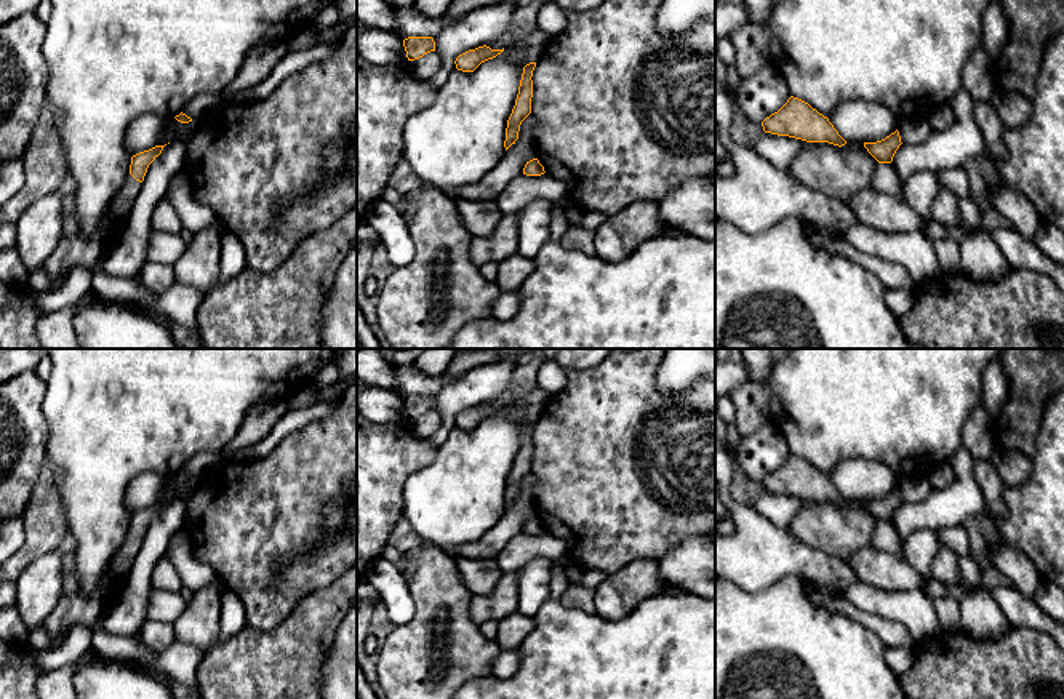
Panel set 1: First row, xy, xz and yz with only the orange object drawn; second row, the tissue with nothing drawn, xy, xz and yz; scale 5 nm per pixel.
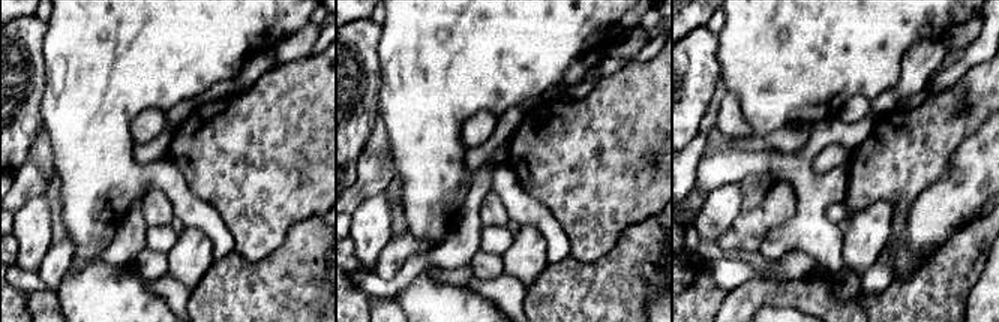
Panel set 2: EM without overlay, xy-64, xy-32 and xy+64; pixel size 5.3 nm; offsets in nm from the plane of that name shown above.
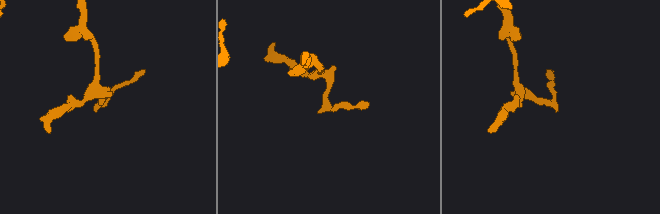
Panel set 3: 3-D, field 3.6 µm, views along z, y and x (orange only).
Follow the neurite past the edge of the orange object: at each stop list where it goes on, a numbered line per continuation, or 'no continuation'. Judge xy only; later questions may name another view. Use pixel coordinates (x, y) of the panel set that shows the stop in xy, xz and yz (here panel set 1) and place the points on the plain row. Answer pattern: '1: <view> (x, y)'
1: xy (127, 555)

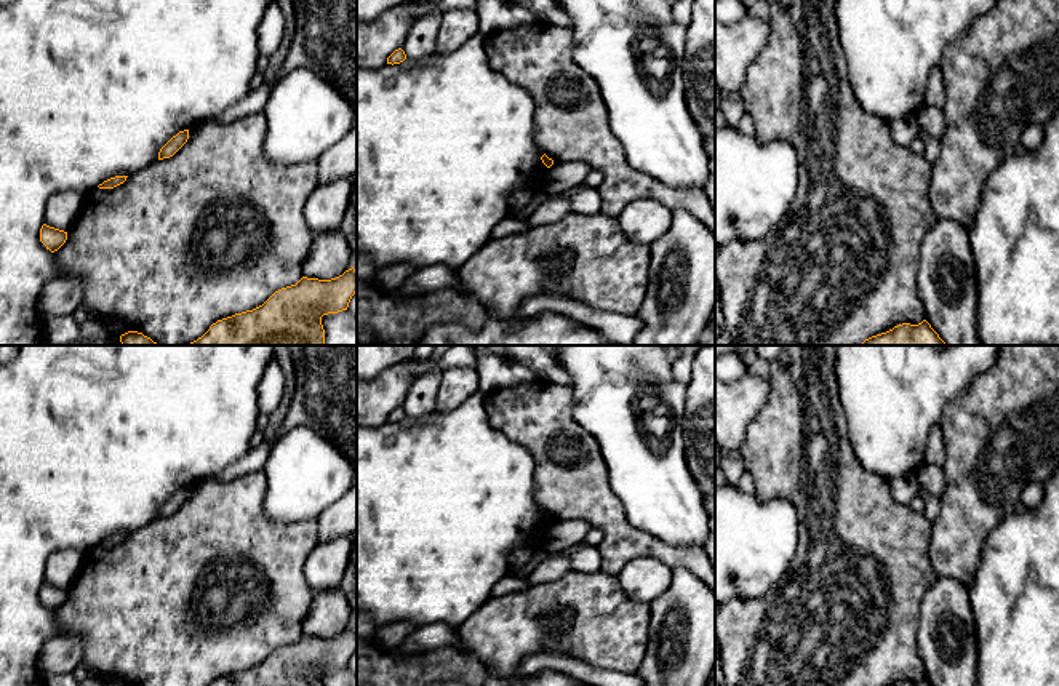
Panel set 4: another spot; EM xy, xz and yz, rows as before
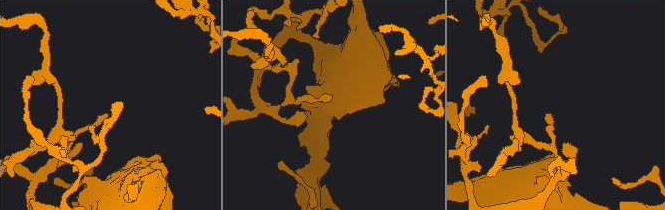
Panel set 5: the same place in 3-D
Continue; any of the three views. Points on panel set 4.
no continuation

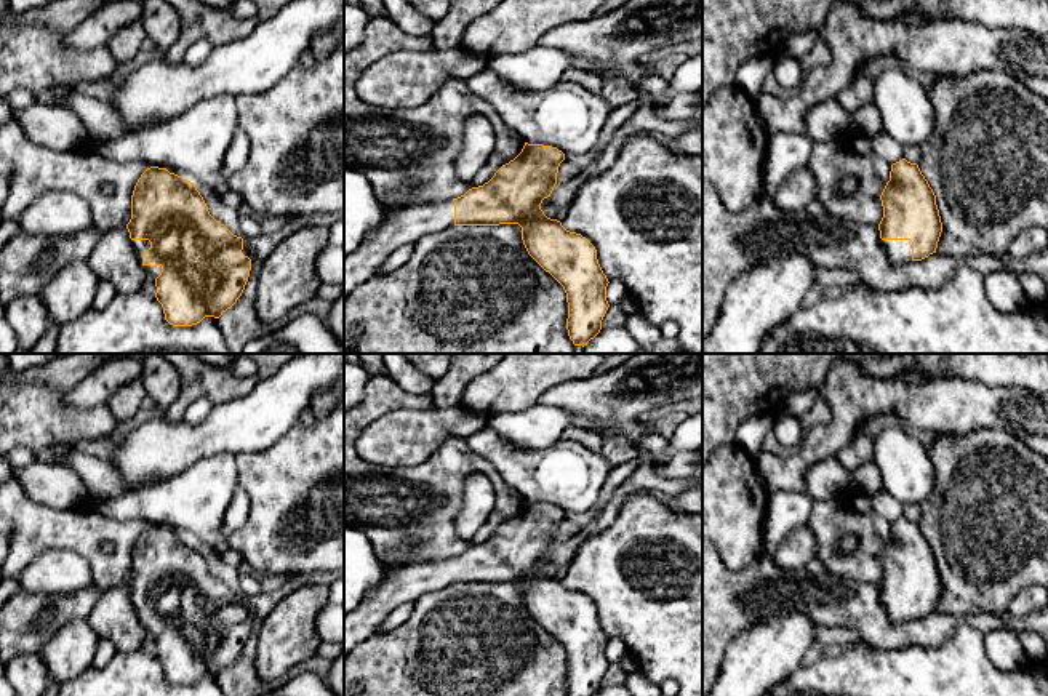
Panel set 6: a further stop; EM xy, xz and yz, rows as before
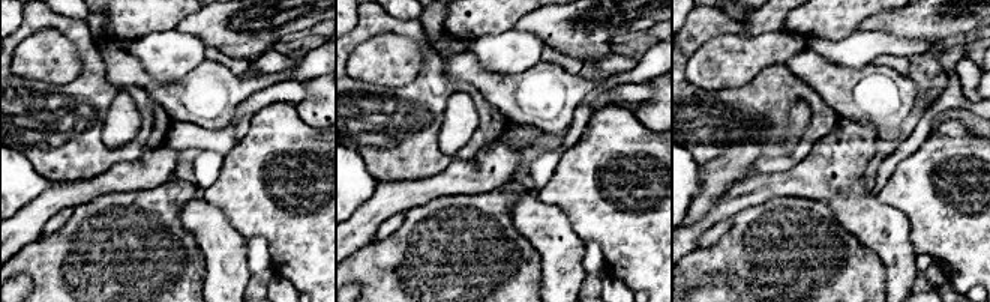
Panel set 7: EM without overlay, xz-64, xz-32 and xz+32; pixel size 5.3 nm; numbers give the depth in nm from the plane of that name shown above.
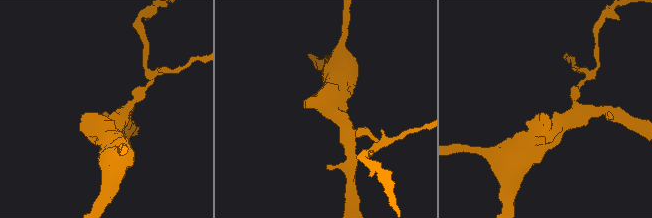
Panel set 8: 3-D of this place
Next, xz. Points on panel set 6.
1: xz (408, 583)

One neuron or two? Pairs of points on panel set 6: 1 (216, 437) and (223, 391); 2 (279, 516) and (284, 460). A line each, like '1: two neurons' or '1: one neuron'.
1: two neurons
2: one neuron

